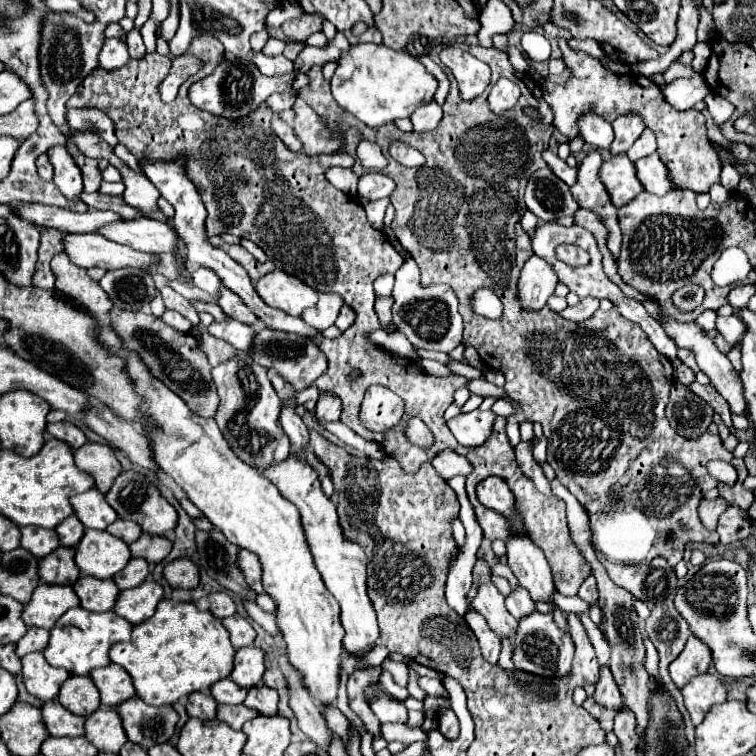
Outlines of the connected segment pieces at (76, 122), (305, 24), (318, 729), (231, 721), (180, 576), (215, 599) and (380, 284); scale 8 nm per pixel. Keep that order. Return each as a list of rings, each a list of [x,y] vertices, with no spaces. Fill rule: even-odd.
[[[67,108],[67,124],[73,130],[95,130],[111,146],[117,144],[117,136],[115,136],[115,130],[113,130],[113,120],[101,110]]]
[[[305,16],[305,18],[299,18],[299,20],[291,20],[291,22],[283,22],[283,32],[295,40],[307,40],[313,32],[319,32],[321,30],[321,22],[323,18],[319,16]]]
[[[295,670],[289,676],[289,696],[291,696],[289,704],[299,720],[299,728],[309,736],[311,742],[315,742],[317,746],[327,750],[333,740],[333,734],[327,728],[327,722],[325,722],[319,706],[311,698],[309,690],[305,690],[301,676],[297,676]]]
[[[219,704],[217,706],[217,718],[225,724],[229,724],[233,730],[241,730],[241,726],[247,722],[247,720],[253,720],[255,716],[259,716],[257,710],[253,708],[247,708],[243,704],[237,704],[237,706],[229,706],[229,704]]]
[[[179,558],[169,562],[163,570],[163,576],[171,588],[193,590],[199,584],[199,570],[189,558]]]
[[[225,592],[209,594],[209,602],[211,602],[211,612],[217,618],[227,618],[227,616],[233,616],[235,614],[235,602]]]
[[[381,274],[375,280],[375,292],[383,294],[383,296],[391,296],[391,290],[393,290],[393,276],[391,274]]]

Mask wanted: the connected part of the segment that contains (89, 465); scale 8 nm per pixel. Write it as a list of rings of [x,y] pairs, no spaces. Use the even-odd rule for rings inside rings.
[[[87,442],[75,452],[75,464],[85,472],[91,474],[95,480],[95,488],[105,494],[115,478],[121,474],[121,464],[113,454],[113,448],[99,442]]]

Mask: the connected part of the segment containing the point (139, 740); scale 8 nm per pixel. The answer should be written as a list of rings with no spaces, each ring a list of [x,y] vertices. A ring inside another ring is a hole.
[[[137,696],[117,704],[115,710],[123,720],[127,738],[143,748],[169,742],[179,720],[171,706],[149,706]]]

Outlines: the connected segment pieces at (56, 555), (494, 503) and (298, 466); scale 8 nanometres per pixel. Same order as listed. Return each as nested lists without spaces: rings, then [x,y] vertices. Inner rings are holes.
[[[59,546],[51,554],[39,560],[39,576],[45,584],[61,584],[73,586],[79,578],[79,570],[75,566],[75,550]]]
[[[497,476],[485,478],[483,482],[477,484],[477,496],[487,508],[491,508],[495,512],[501,512],[503,516],[513,520],[513,510],[515,510],[513,500],[515,500],[515,496],[509,490],[505,480],[501,480]]]
[[[289,456],[287,460],[273,464],[271,468],[261,472],[265,478],[269,478],[281,492],[283,498],[287,498],[291,504],[297,506],[299,514],[301,514],[301,524],[311,548],[311,554],[315,558],[315,566],[325,582],[325,586],[329,588],[329,592],[337,598],[337,602],[341,604],[341,624],[345,628],[345,638],[343,638],[343,646],[349,652],[349,656],[355,658],[355,668],[365,670],[371,668],[369,664],[363,662],[365,654],[375,646],[377,638],[379,638],[379,626],[377,626],[377,616],[375,610],[369,602],[367,596],[367,584],[365,584],[365,570],[367,570],[367,556],[361,550],[361,546],[349,542],[343,534],[341,534],[341,526],[339,526],[339,518],[337,518],[337,510],[335,504],[323,494],[321,490],[321,482],[317,478],[317,472],[305,464],[299,462],[295,456]]]

